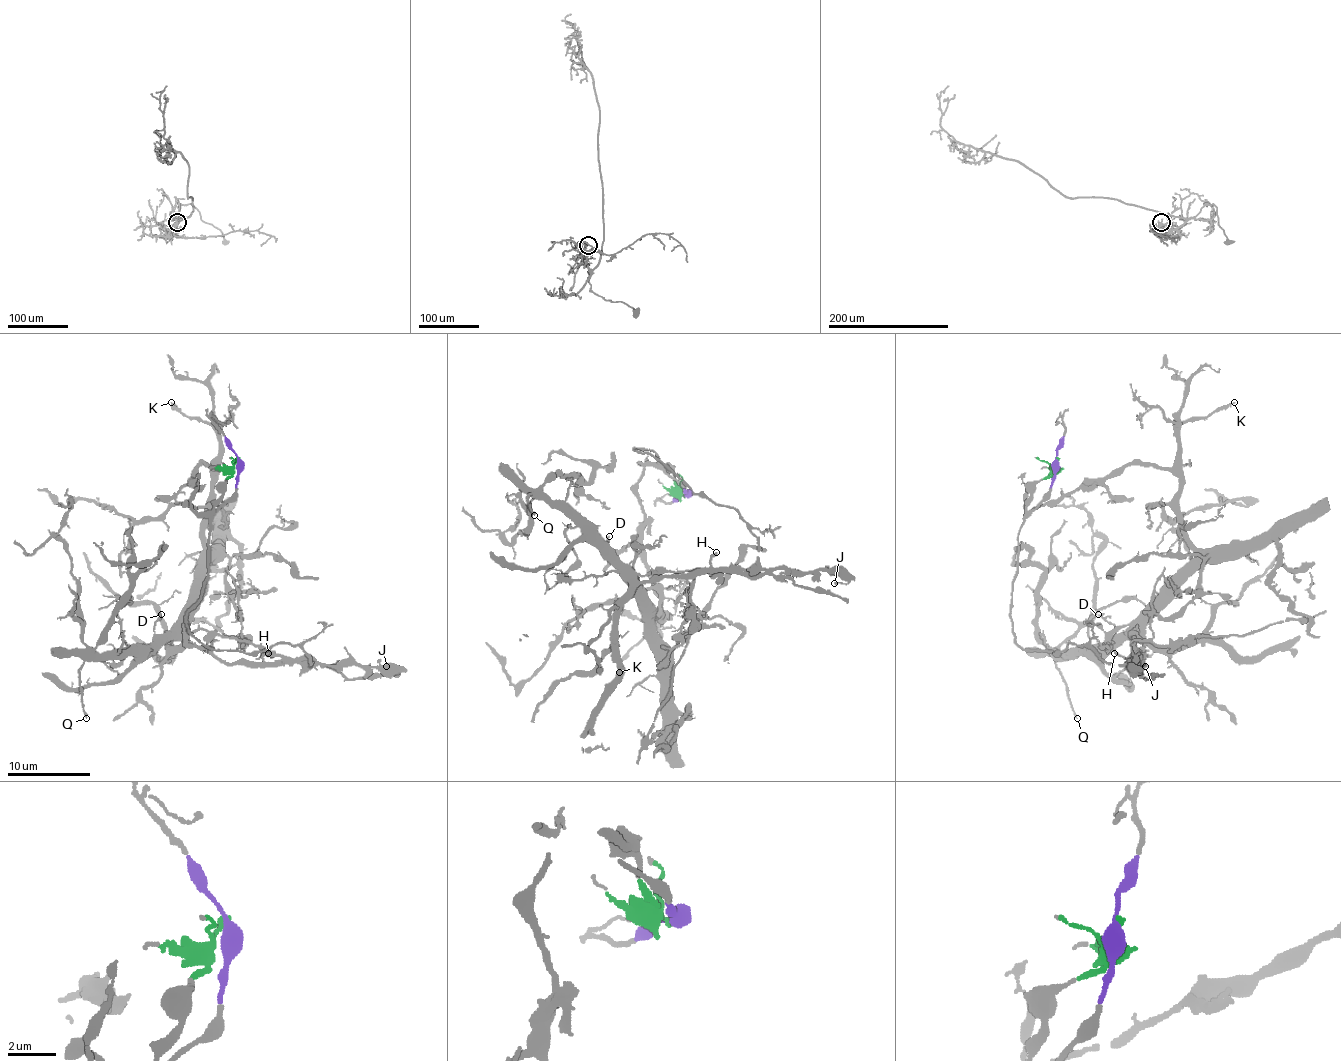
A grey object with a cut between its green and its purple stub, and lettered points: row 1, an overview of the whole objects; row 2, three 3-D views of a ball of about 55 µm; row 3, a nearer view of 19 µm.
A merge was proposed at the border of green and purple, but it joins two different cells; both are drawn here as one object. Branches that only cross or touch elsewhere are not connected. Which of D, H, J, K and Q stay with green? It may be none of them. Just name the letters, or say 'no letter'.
J

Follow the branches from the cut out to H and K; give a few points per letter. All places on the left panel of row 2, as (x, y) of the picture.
H: (238, 460), (236, 493), (213, 511), (190, 505), (194, 476), (213, 470), (188, 640), (227, 663), (269, 652)
K: (238, 460), (236, 493), (198, 513), (188, 503), (196, 491), (194, 470), (219, 460), (219, 433), (171, 402)

